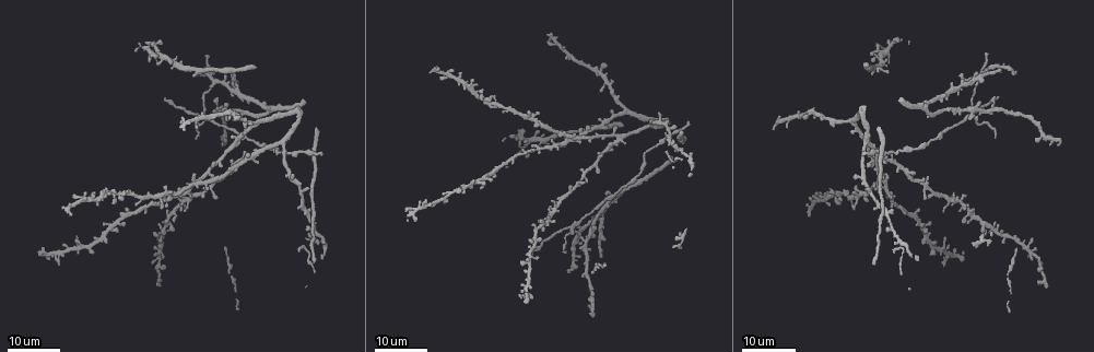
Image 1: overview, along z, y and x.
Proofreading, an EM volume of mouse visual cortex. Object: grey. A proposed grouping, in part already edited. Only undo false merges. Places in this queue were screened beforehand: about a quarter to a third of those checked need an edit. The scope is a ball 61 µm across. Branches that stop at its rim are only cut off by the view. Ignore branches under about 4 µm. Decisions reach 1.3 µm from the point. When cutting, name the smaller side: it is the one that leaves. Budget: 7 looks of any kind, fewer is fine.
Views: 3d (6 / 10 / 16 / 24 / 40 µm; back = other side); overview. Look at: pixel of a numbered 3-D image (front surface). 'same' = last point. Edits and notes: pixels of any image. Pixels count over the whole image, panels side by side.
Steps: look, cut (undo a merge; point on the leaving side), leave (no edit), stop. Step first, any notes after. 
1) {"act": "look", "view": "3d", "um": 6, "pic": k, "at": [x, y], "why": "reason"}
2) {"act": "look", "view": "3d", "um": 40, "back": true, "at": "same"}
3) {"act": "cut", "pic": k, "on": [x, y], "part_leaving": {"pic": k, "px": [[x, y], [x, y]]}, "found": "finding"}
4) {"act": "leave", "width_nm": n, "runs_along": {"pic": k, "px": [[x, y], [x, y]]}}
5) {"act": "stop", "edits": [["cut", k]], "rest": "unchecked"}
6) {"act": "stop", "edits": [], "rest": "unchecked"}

{"act": "look", "view": "3d", "um": 16, "pic": 1, "at": [957, 86], "why": "four-way junction"}

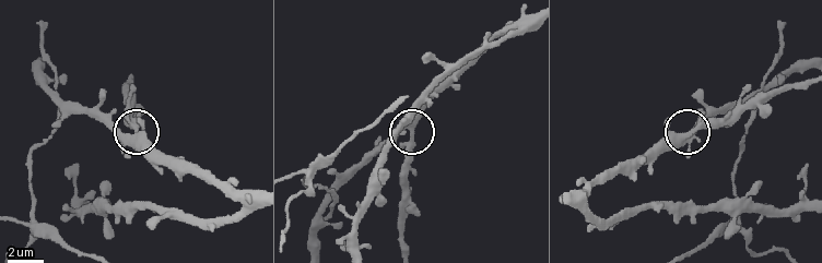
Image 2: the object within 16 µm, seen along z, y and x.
{"act": "look", "view": "3d", "um": 6, "pic": 2, "at": [685, 135]}

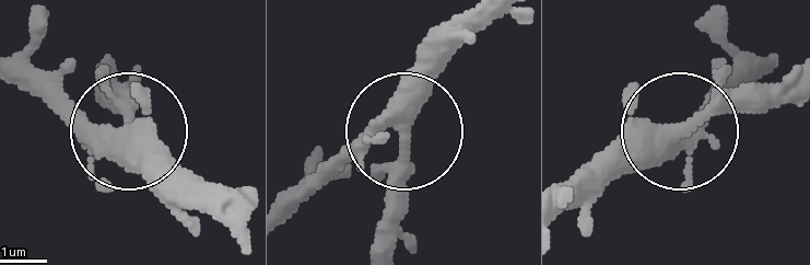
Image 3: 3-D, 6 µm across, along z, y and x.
{"act": "look", "view": "3d", "um": 6, "back": true, "pic": 3, "at": [124, 133]}

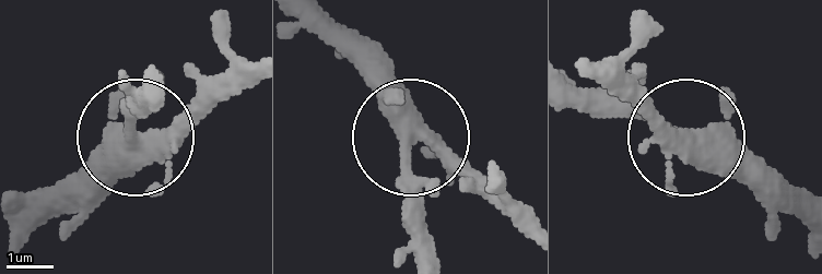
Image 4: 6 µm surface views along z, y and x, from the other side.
{"act": "leave", "arms": 4, "runs_along": {"pic": 4, "px": [[583, 61], [685, 131], [575, 96]]}, "found": "continuous, no second neuron"}

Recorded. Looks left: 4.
{"act": "look", "view": "3d", "um": 24, "pic": 1, "at": [999, 233]}

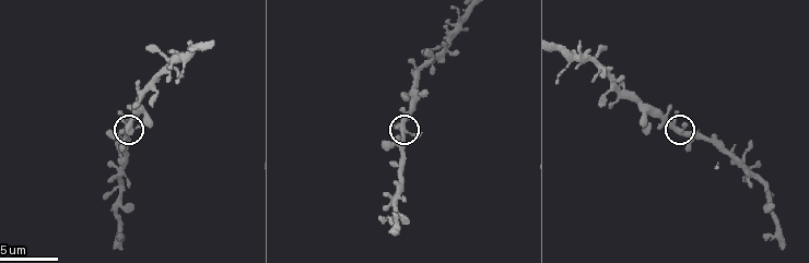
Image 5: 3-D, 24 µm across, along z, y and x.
{"act": "look", "view": "3d", "um": 10, "pic": 5, "at": [403, 131], "why": "closer look"}

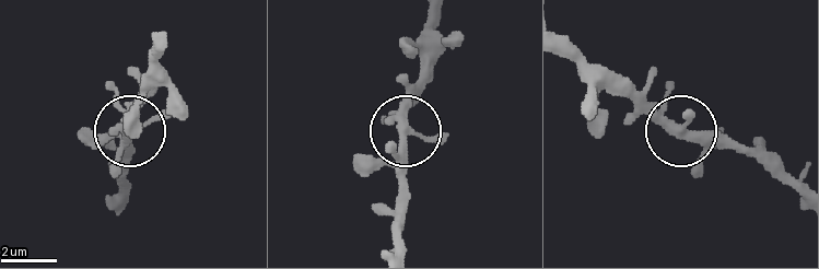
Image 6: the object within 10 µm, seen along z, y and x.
{"act": "leave", "width_nm": 290, "runs_along": {"pic": 6, "px": [[440, 12], [433, 75], [405, 118], [405, 214]]}, "found": "continuous, no second neuron"}

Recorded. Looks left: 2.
{"act": "look", "view": "3d", "um": 16, "pic": 1, "at": [888, 214]}

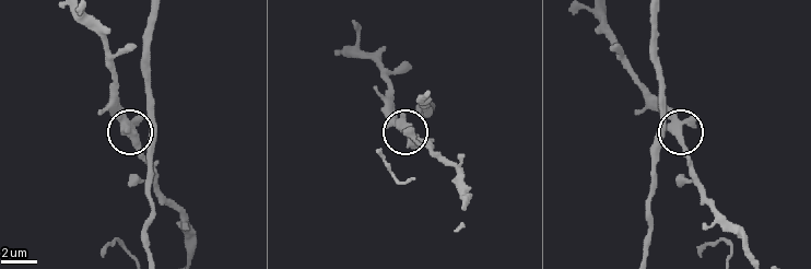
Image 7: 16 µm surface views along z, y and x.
{"act": "look", "view": "3d", "um": 6, "pic": 7, "at": [676, 136]}

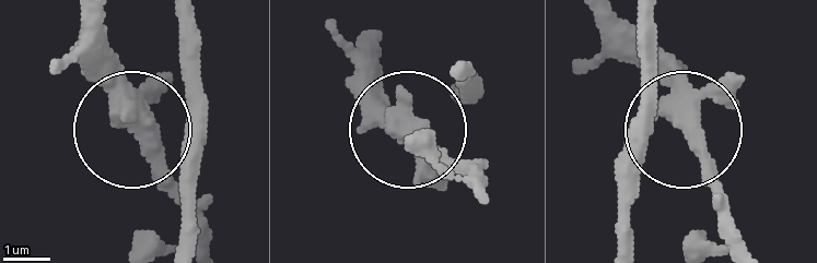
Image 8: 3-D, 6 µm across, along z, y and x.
{"act": "leave", "width_nm": 380, "runs_along": {"pic": 8, "px": [[190, 16], [190, 98], [143, 127], [140, 145], [198, 212]]}, "found": "continuous, no second neuron"}

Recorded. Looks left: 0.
{"act": "stop", "edits": [], "rest": "unchecked"}

